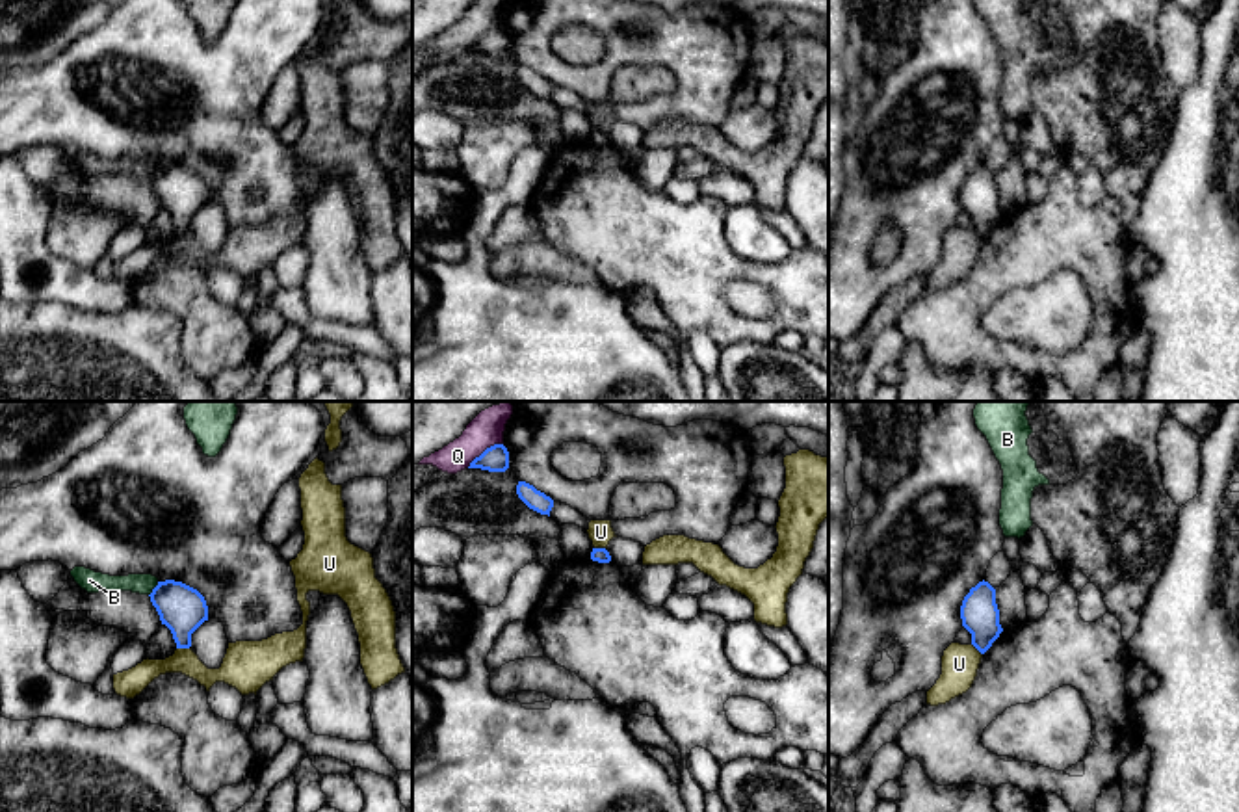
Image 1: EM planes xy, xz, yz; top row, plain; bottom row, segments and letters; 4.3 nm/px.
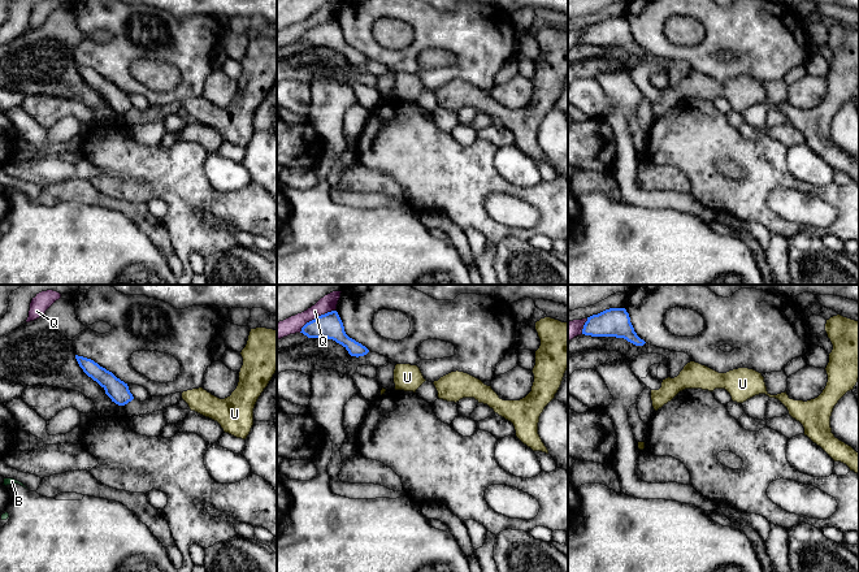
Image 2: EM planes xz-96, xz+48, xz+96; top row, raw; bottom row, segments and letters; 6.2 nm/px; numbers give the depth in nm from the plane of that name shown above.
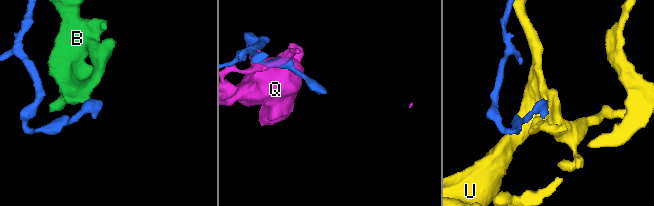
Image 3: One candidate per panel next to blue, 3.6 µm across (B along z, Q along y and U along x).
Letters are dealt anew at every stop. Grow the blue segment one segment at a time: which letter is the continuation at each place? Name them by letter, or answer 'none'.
none

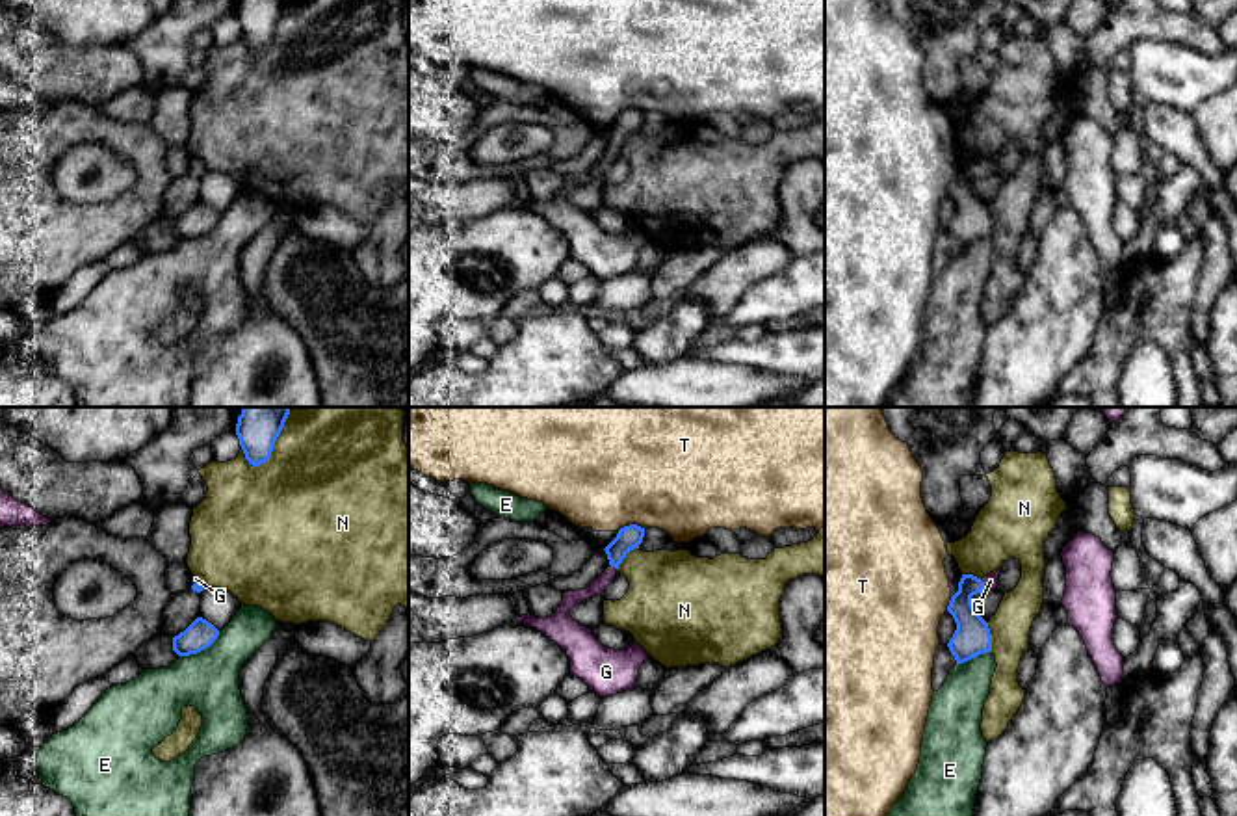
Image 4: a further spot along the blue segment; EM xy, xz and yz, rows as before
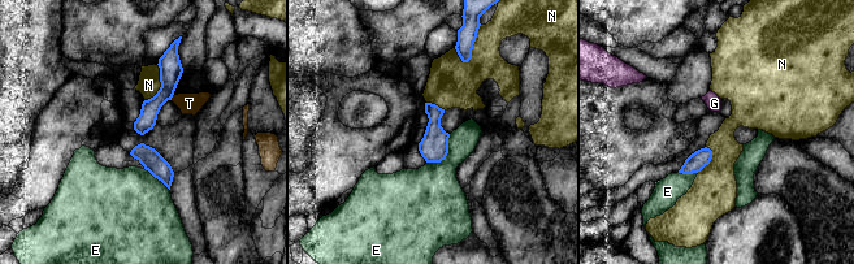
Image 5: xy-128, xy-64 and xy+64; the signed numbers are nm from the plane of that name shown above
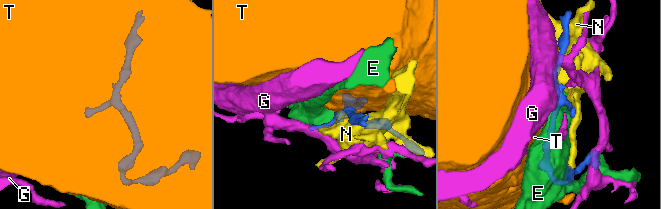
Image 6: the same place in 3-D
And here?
G

